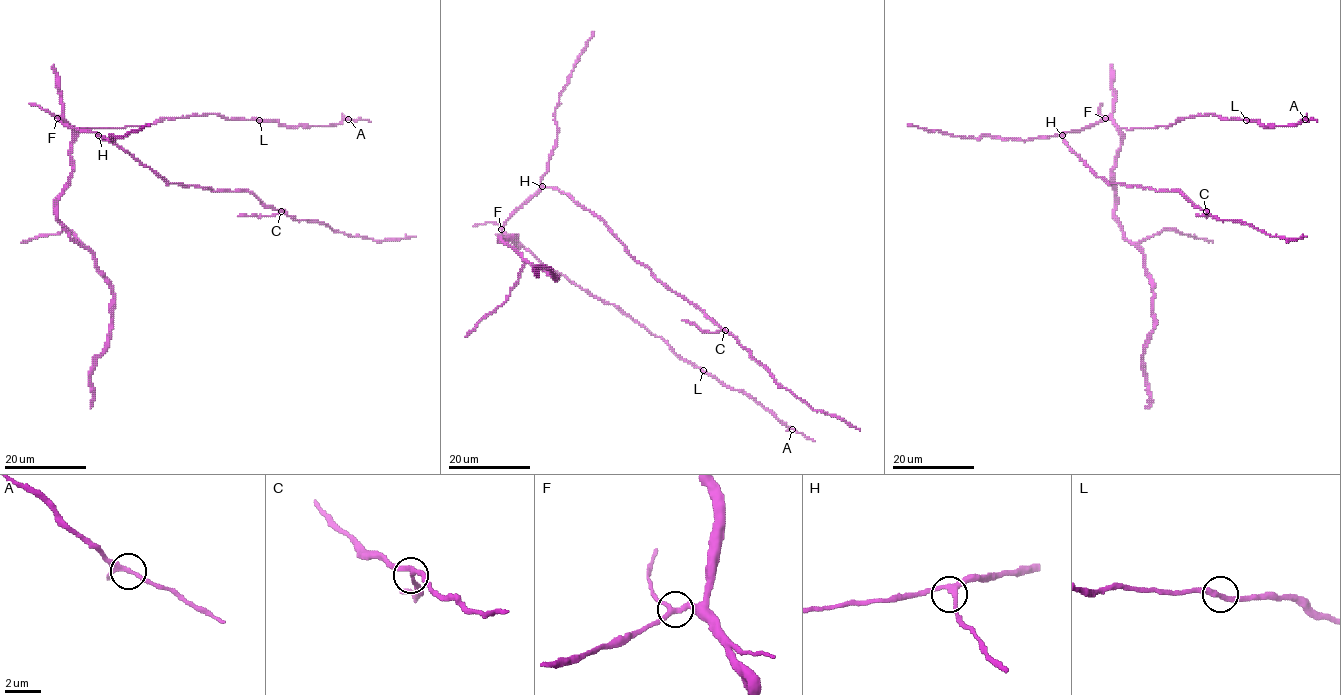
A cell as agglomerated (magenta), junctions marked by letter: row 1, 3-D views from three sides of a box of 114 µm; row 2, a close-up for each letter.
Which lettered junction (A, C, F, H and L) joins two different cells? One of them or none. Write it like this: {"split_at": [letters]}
{"split_at": ["C"]}

